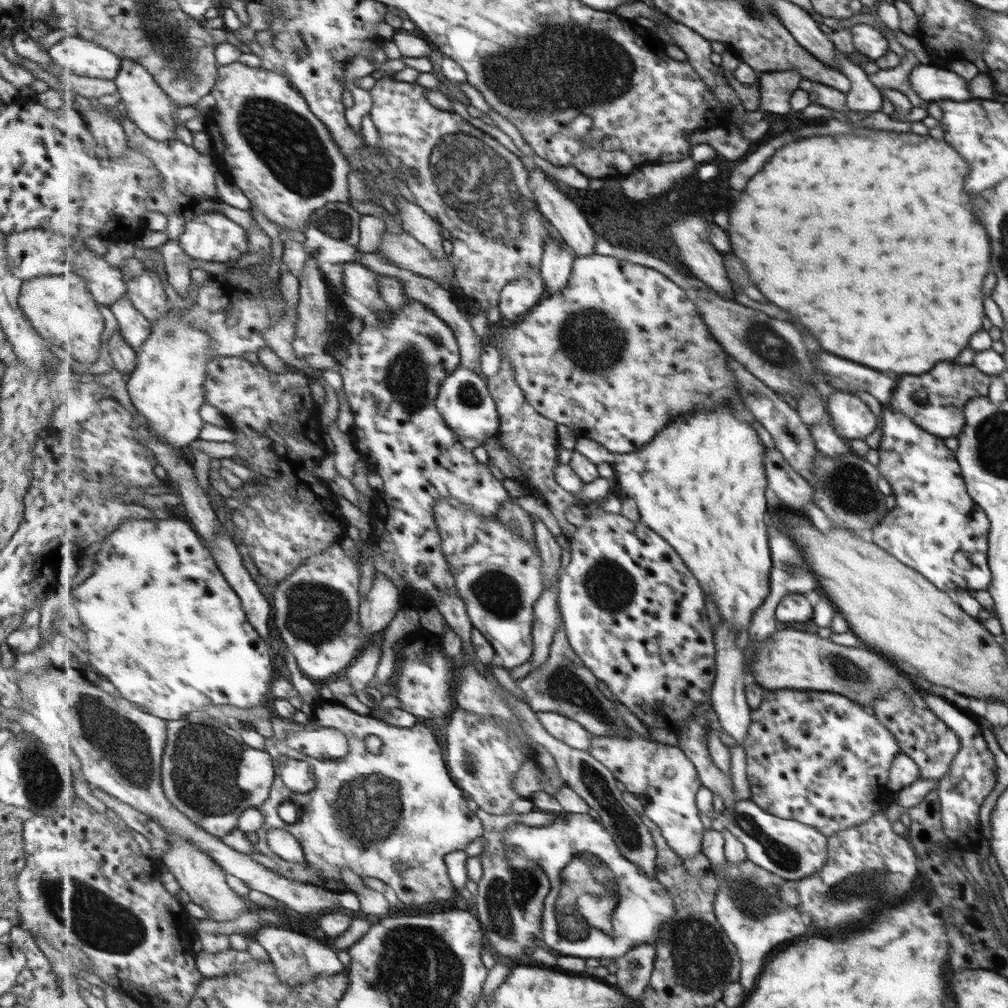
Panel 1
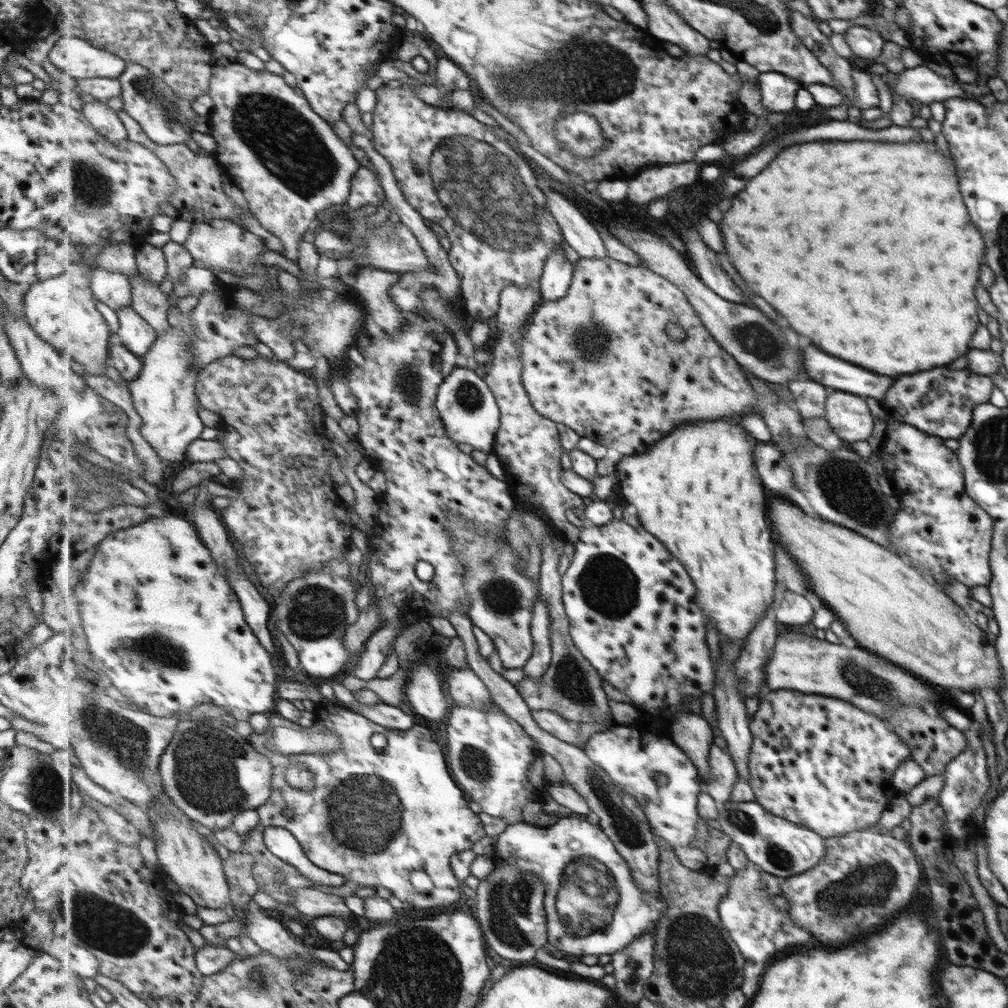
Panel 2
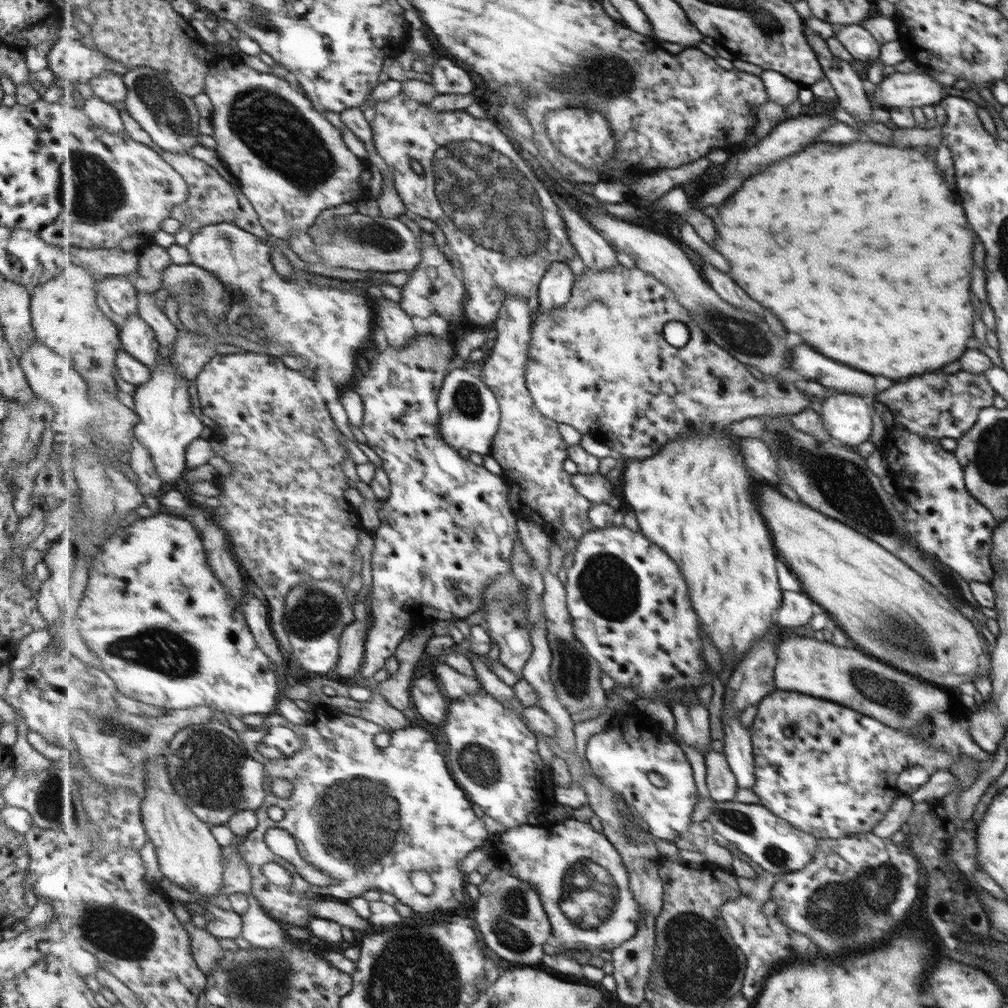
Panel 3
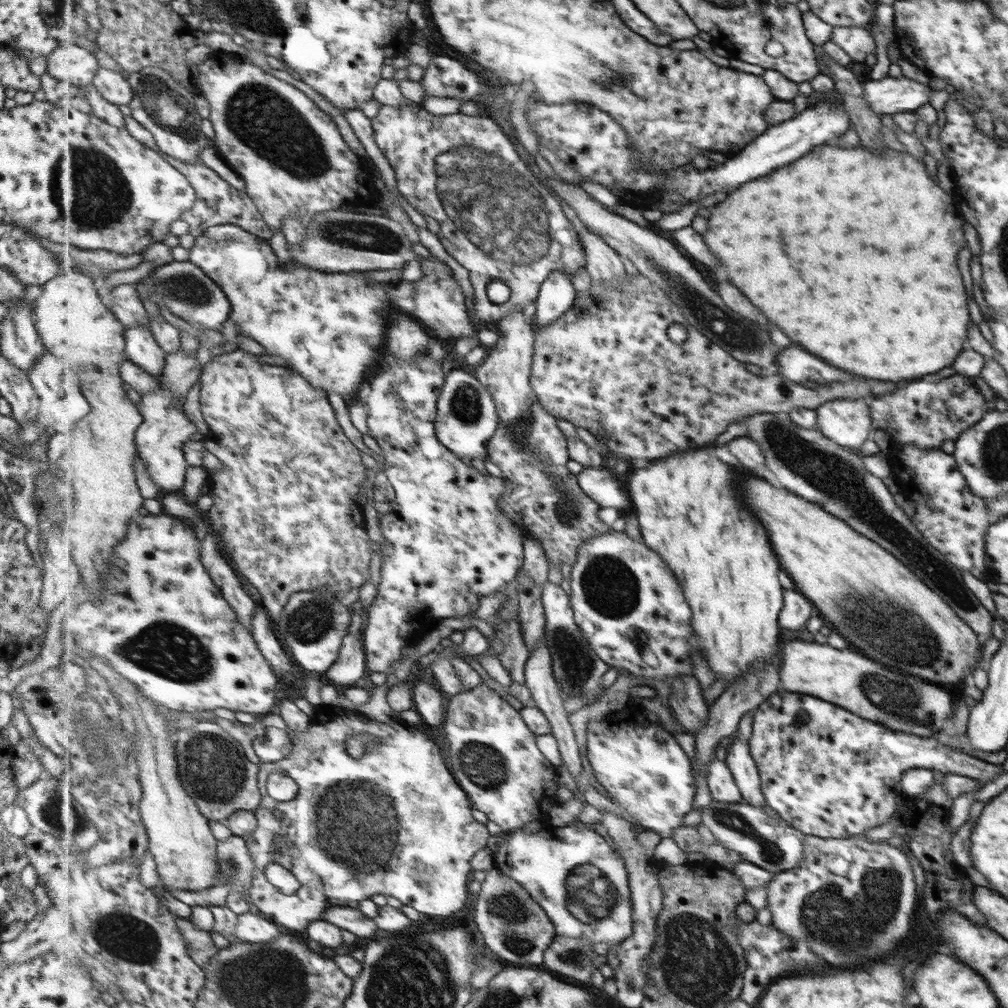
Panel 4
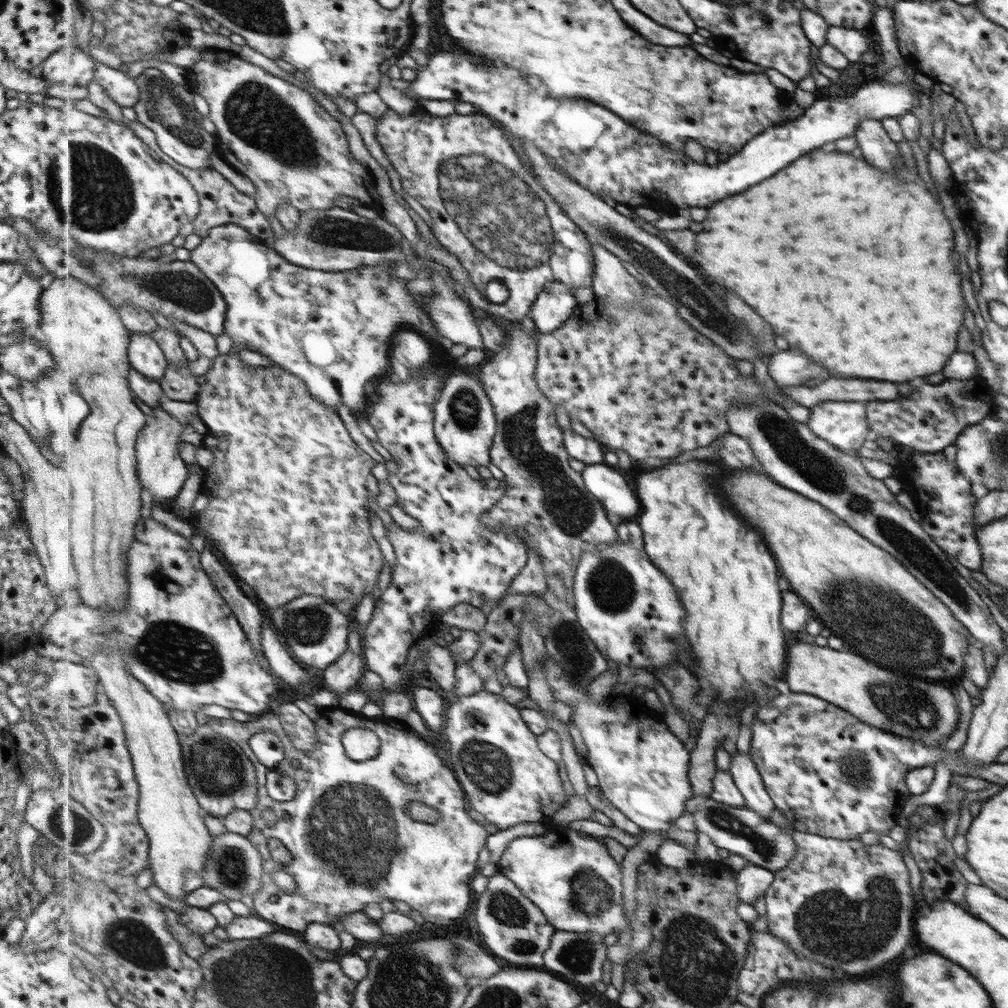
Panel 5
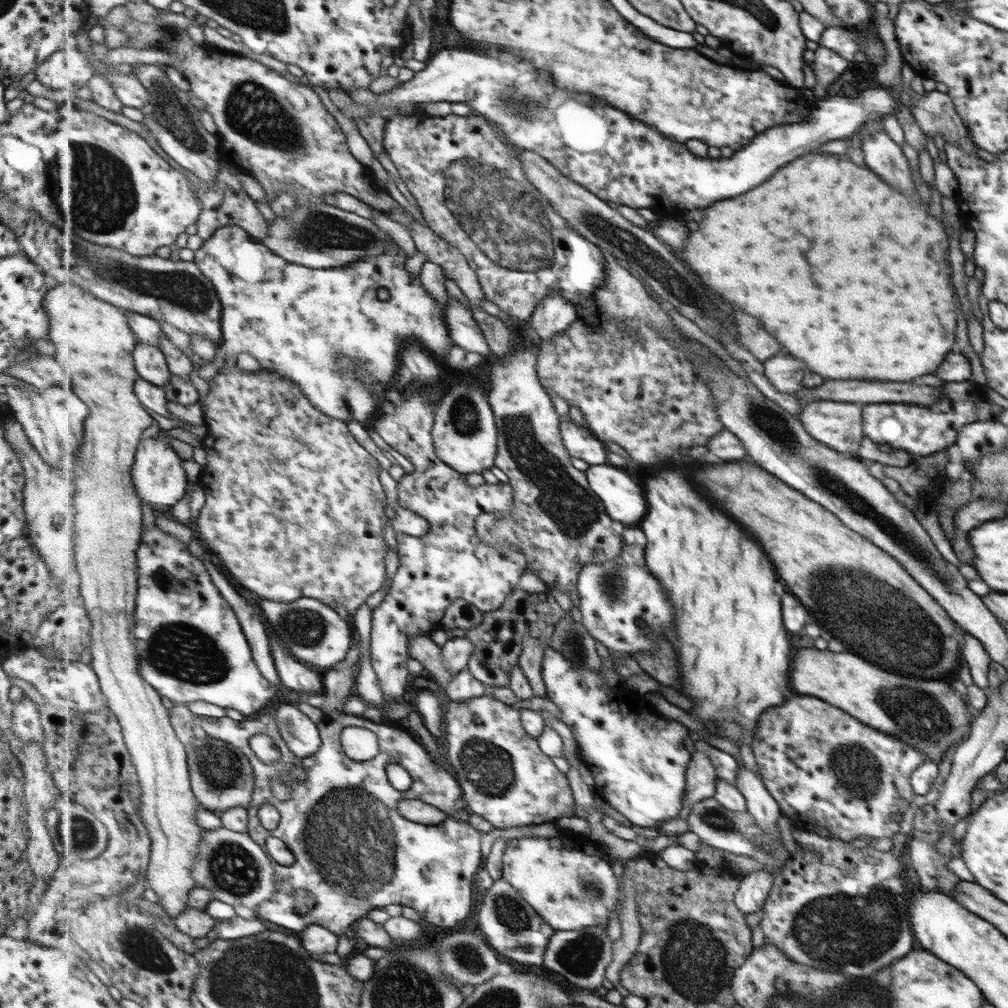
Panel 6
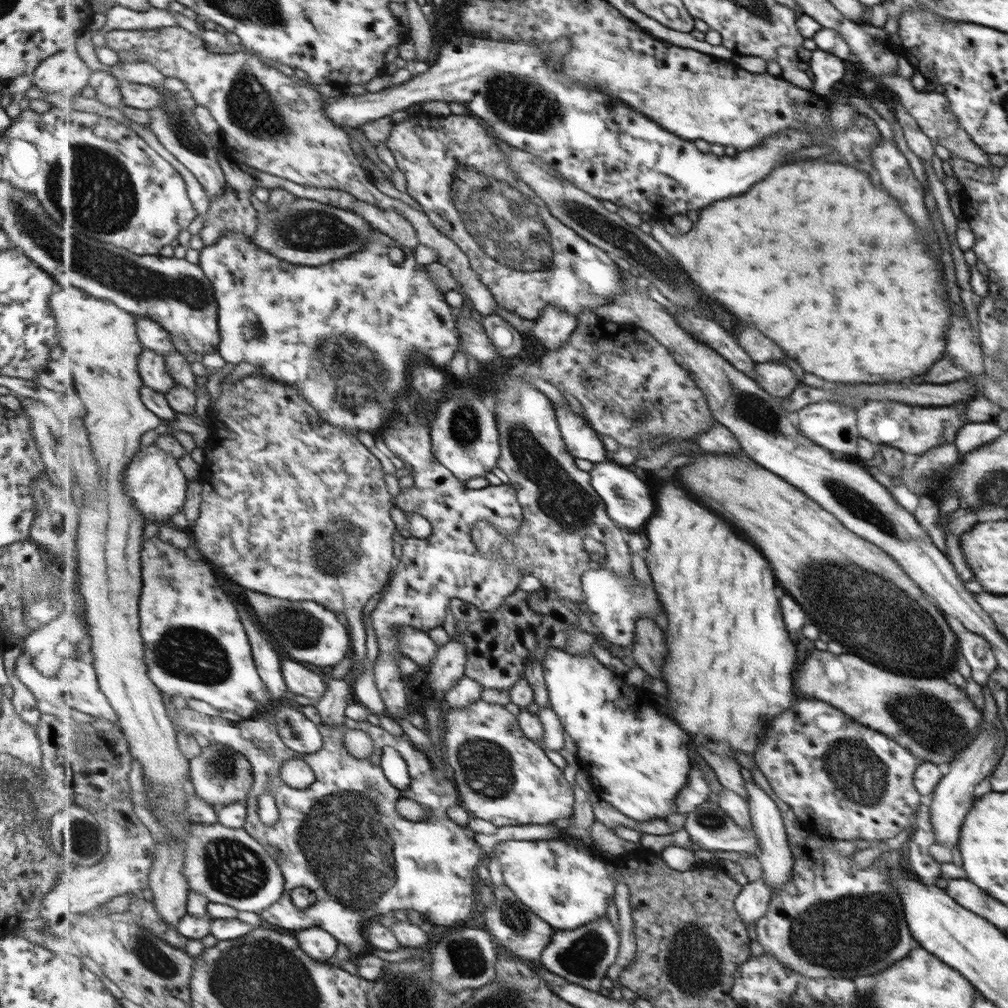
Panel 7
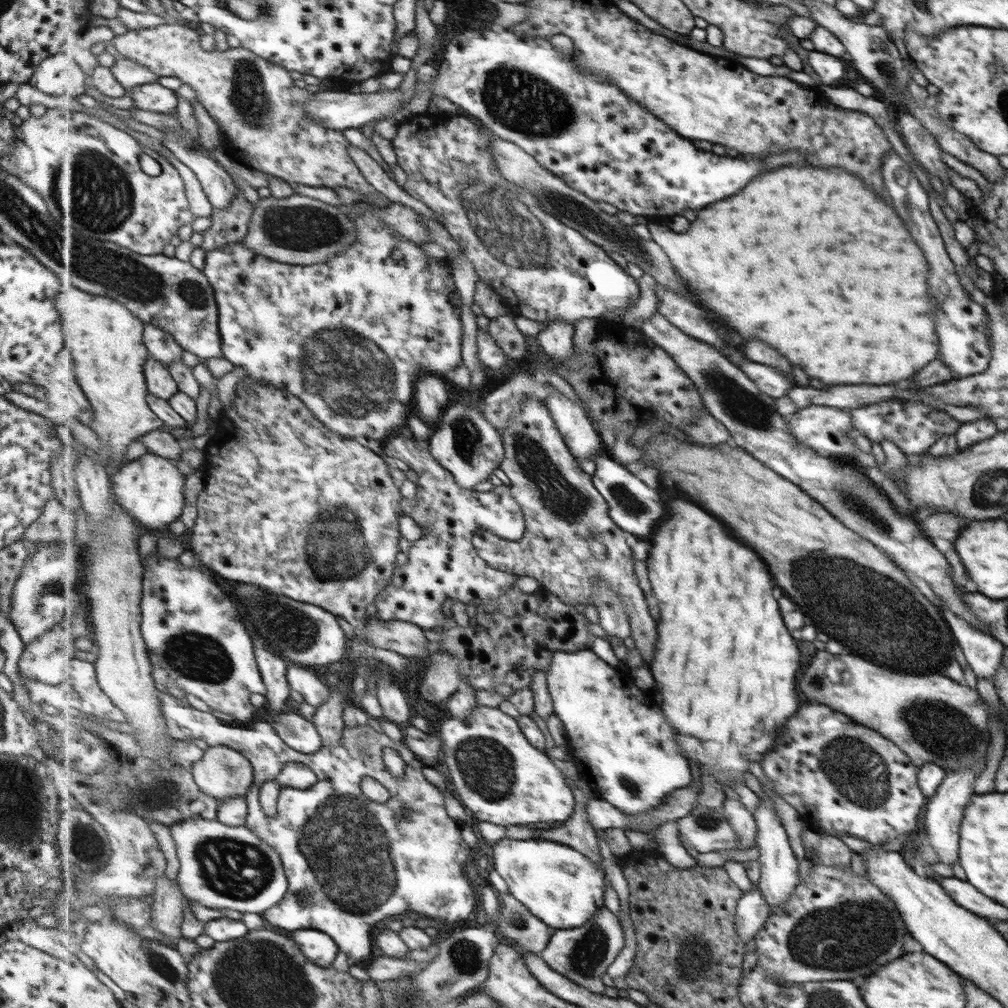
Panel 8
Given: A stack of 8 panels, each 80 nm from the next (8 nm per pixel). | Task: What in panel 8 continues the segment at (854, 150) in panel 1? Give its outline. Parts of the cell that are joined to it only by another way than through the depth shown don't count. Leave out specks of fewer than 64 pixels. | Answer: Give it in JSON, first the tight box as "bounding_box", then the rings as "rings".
{"bounding_box":[647,168,937,384],"rings":[[[779,168],[773,172],[765,172],[755,180],[755,184],[747,184],[739,196],[729,196],[719,204],[711,204],[699,212],[699,218],[691,228],[683,234],[677,234],[665,224],[651,221],[647,224],[652,240],[665,249],[674,264],[675,270],[691,284],[691,290],[699,294],[699,298],[707,304],[709,310],[717,312],[721,320],[733,328],[743,338],[759,338],[767,346],[775,348],[781,356],[785,356],[793,366],[801,368],[807,376],[821,380],[823,384],[889,384],[903,380],[931,362],[937,352],[937,336],[931,324],[931,308],[927,302],[927,264],[921,254],[921,248],[913,242],[911,234],[905,230],[895,212],[873,192],[869,192],[861,180],[839,168]]]}

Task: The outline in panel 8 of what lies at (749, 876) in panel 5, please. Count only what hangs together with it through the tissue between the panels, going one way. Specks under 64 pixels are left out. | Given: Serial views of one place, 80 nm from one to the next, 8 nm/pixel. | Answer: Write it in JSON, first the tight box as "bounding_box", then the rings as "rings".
{"bounding_box":[736,886,770,941],"rings":[[[755,886],[743,893],[742,899],[738,901],[736,916],[739,939],[753,941],[770,913],[769,906]]]}

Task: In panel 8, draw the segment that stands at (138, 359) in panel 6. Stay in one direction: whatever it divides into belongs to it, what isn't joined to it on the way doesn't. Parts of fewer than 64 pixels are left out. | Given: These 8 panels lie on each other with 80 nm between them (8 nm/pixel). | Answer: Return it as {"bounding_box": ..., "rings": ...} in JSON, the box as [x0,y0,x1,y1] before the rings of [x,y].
{"bounding_box":[145,356,180,401],"rings":[[[153,356],[148,357],[145,371],[149,394],[153,394],[165,401],[171,401],[180,392],[178,381],[174,379],[170,369]]]}

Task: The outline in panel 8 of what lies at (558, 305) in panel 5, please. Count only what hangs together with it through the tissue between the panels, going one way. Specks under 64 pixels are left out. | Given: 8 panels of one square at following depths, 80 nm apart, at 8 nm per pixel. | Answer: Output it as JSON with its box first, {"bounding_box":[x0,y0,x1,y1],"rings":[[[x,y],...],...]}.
{"bounding_box":[537,320,575,362],"rings":[[[550,320],[544,323],[537,339],[544,352],[554,362],[564,362],[573,354],[575,326],[565,320]]]}

